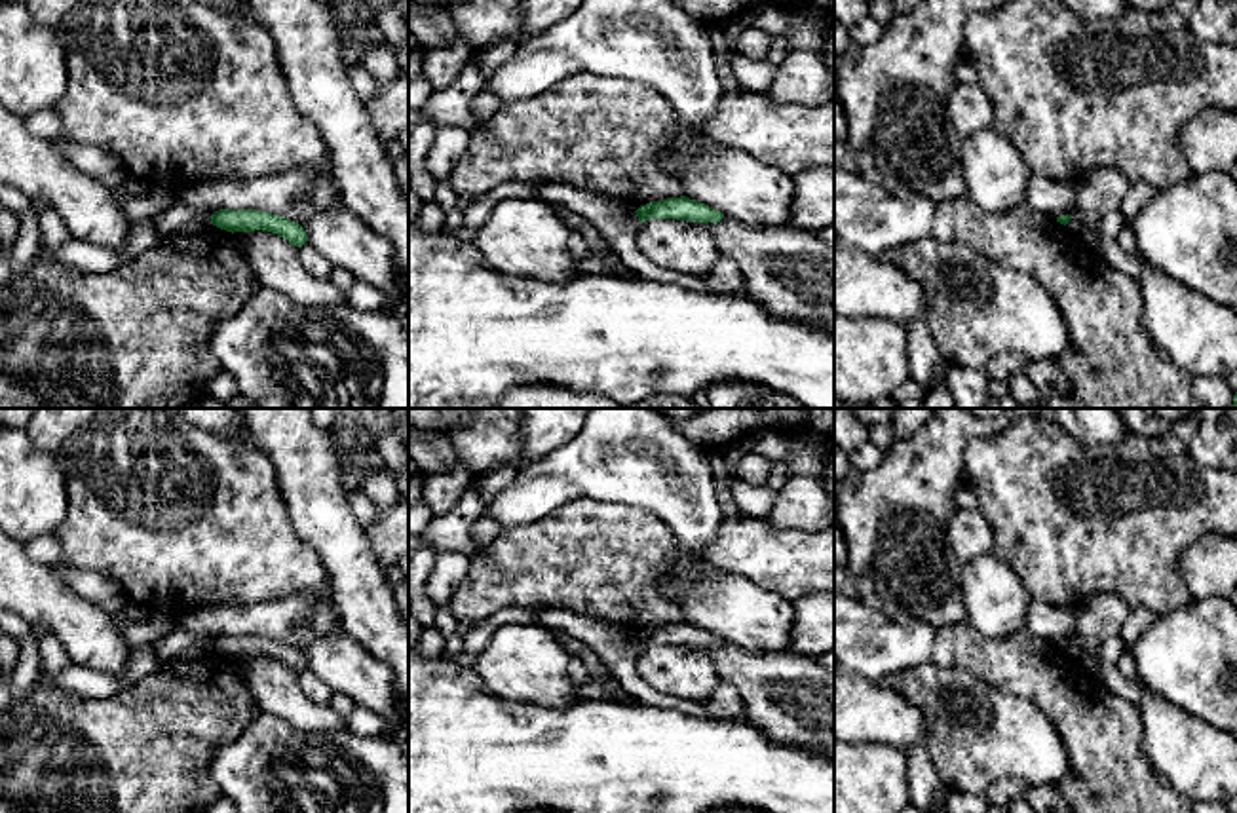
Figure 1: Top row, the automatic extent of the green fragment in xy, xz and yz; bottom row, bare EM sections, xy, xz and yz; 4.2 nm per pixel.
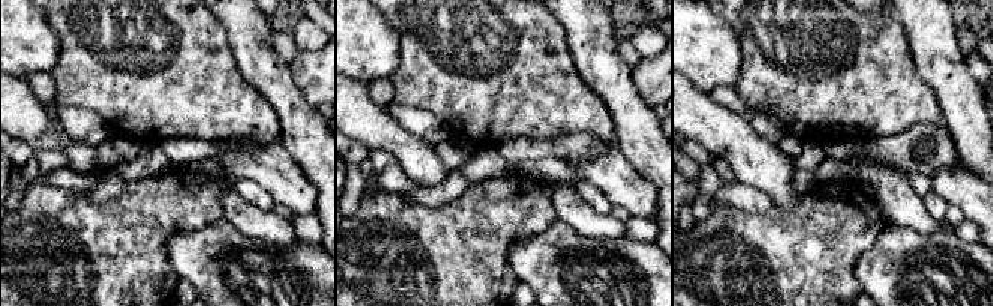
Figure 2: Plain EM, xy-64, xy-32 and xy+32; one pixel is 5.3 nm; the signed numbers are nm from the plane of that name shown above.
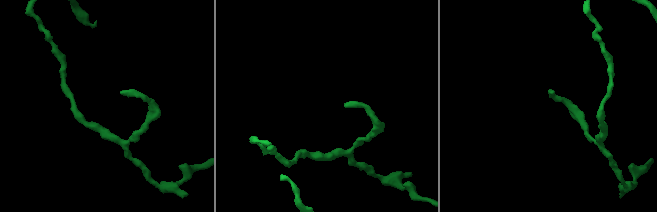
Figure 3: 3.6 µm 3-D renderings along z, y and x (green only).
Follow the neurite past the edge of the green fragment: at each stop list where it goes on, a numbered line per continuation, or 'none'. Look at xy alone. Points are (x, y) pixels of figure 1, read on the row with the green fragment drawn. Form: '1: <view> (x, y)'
none

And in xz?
none

